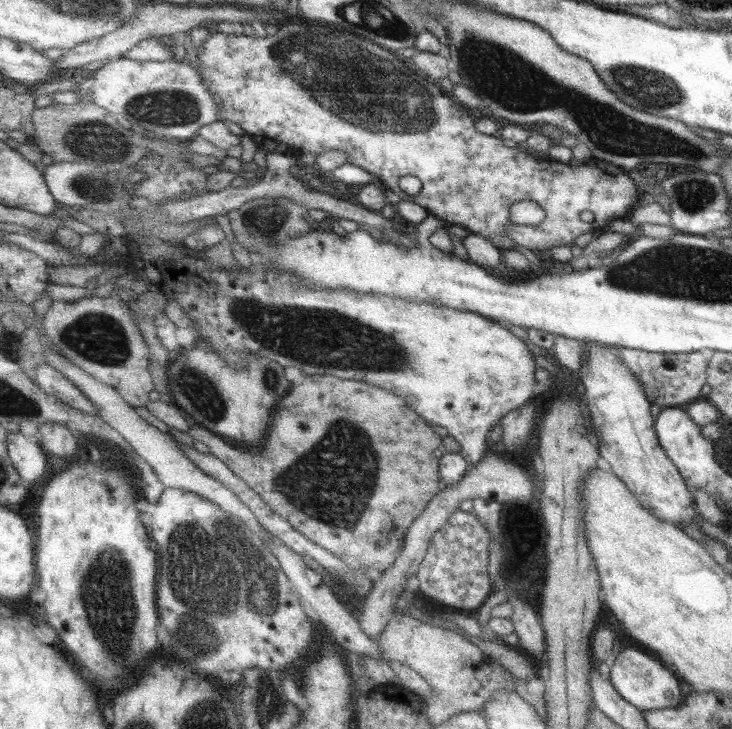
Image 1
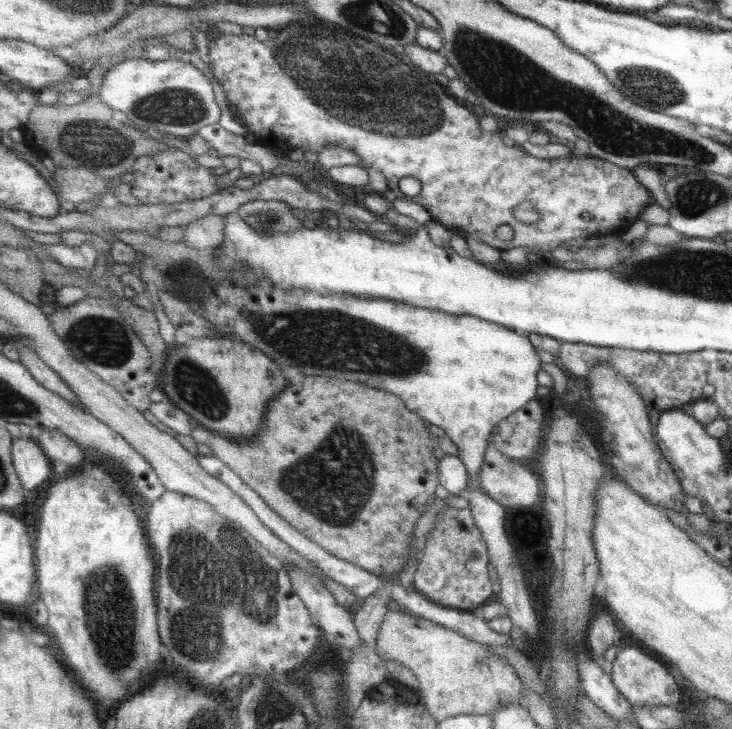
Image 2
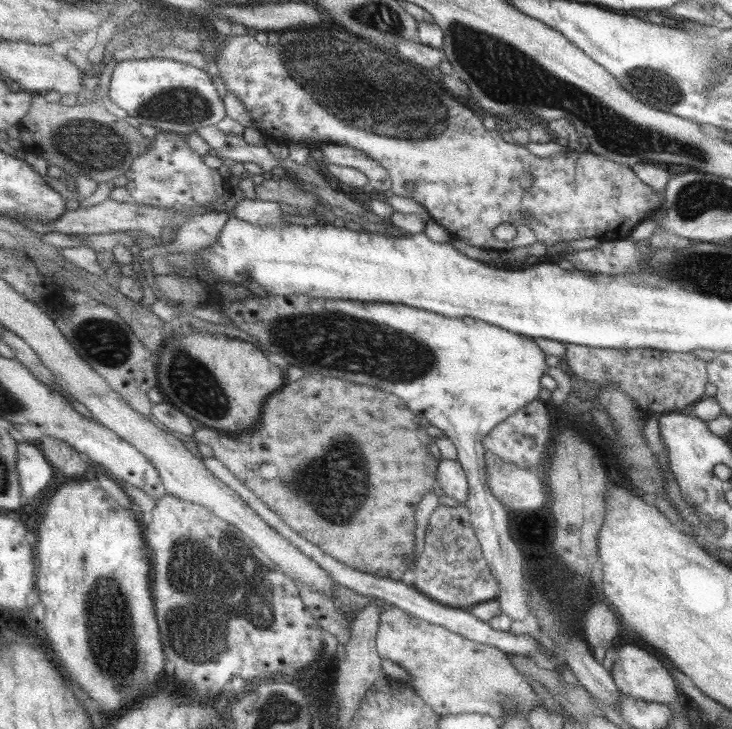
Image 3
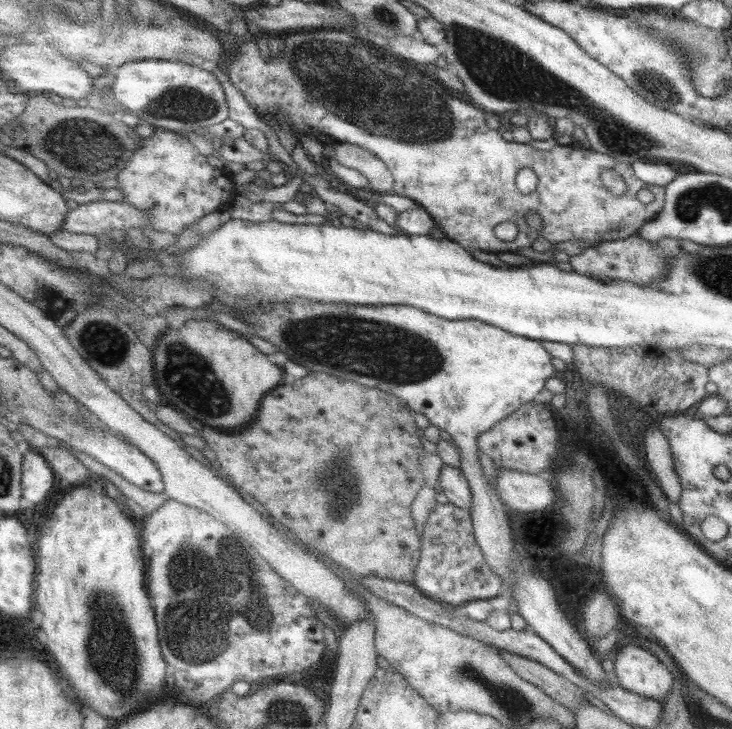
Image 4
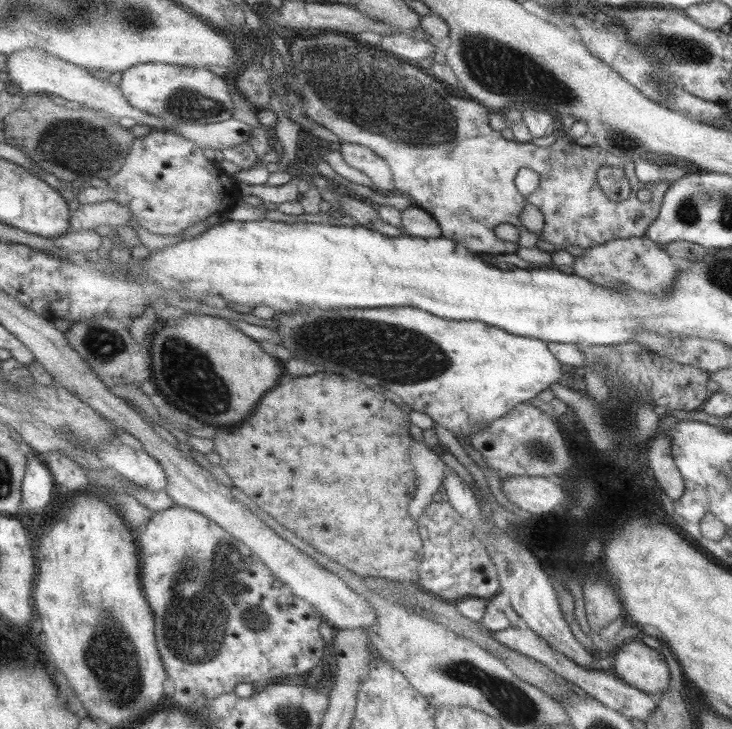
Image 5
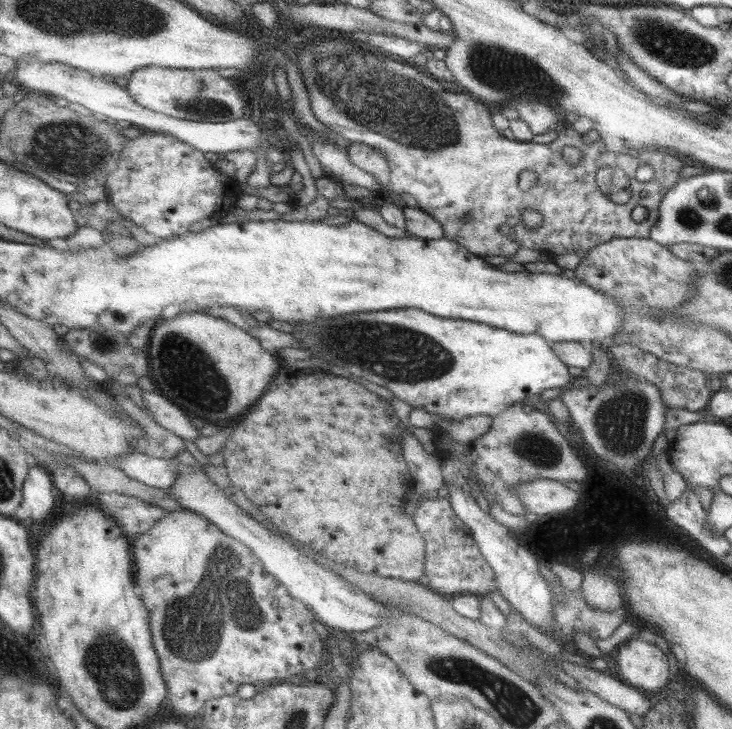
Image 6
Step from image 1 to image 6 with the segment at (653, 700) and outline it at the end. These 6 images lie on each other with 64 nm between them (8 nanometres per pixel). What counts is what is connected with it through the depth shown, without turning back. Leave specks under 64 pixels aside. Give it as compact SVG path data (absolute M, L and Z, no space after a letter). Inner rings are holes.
M638 635L618 644L616 672L621 680L644 693L665 686L671 678L665 653Z

